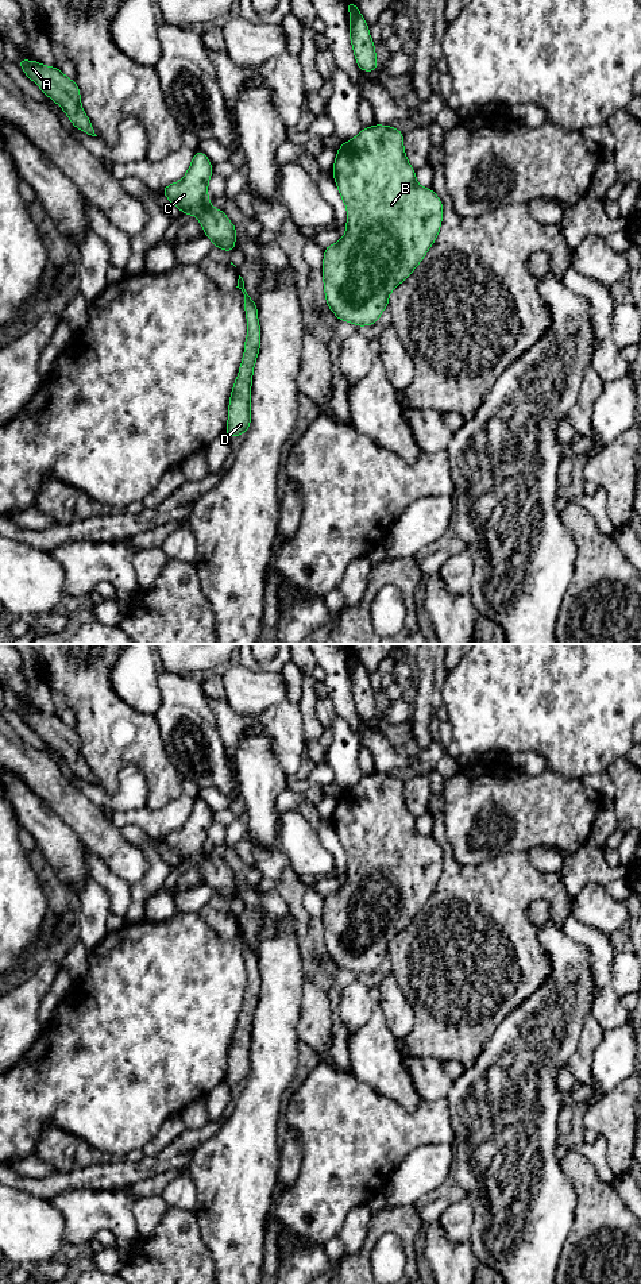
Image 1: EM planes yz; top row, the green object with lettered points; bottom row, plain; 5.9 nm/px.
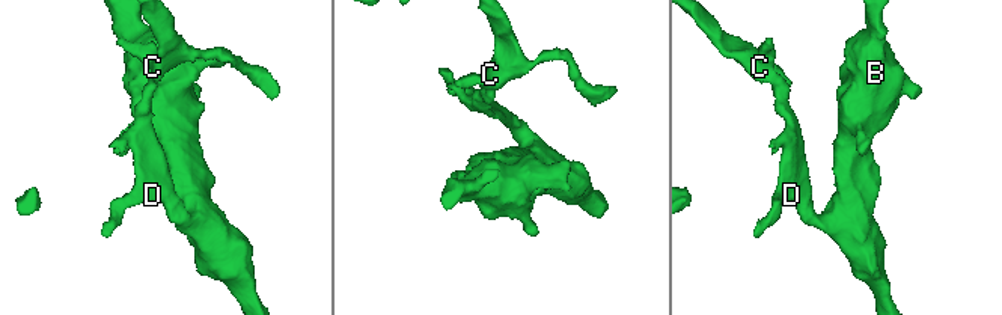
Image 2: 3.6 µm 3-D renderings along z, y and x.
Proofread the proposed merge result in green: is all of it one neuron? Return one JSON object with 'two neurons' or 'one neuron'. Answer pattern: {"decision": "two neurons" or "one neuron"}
{"decision": "one neuron"}

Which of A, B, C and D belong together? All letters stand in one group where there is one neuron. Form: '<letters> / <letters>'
A B C D

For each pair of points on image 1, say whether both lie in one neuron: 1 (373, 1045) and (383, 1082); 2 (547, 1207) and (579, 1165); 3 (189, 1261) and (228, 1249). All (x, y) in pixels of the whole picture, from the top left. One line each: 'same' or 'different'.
1: same
2: different
3: different

